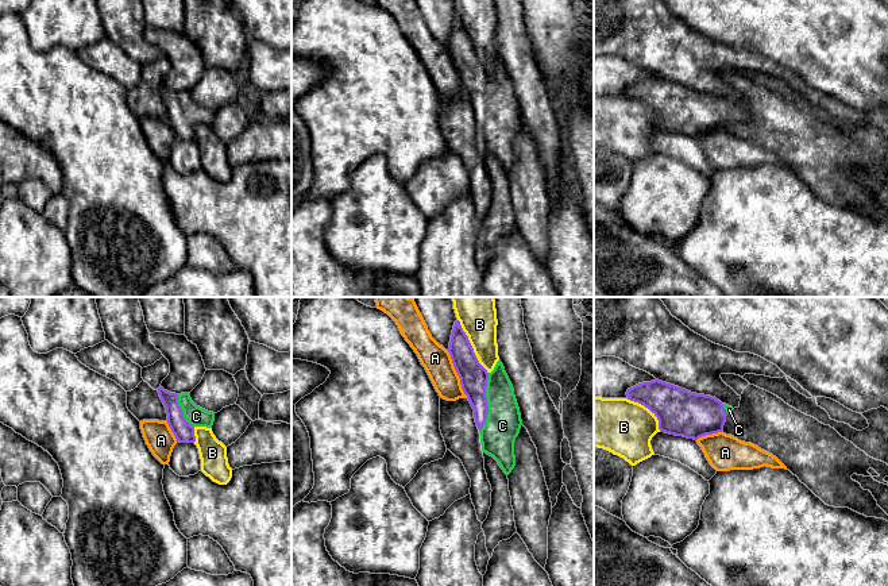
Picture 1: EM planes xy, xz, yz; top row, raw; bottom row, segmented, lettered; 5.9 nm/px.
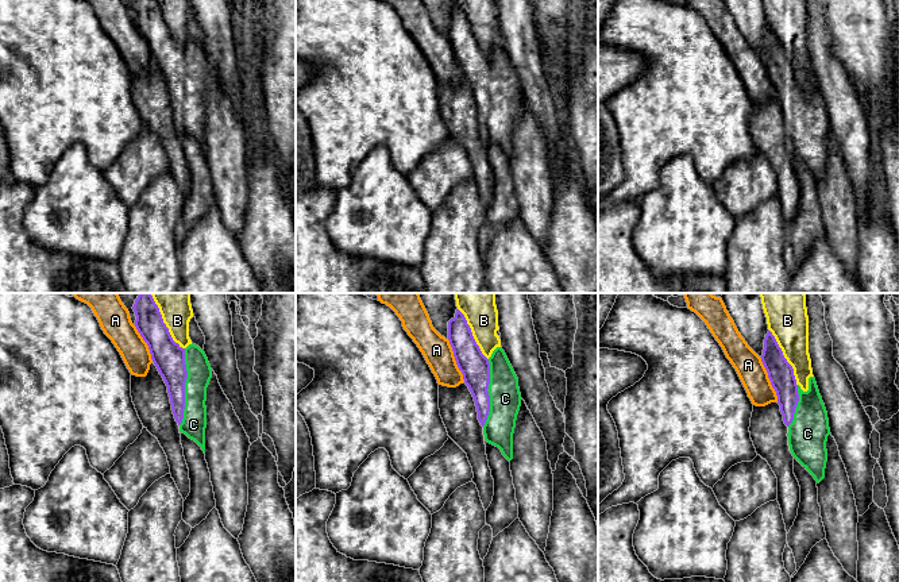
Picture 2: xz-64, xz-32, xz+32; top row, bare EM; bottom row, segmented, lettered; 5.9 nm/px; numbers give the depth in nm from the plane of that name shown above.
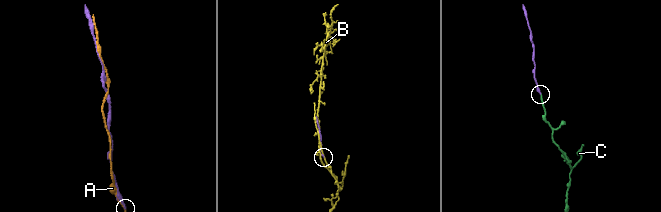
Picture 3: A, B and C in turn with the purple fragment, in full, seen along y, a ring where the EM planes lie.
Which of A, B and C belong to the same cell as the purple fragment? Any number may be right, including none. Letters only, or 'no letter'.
C

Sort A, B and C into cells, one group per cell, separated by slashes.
A / B / C

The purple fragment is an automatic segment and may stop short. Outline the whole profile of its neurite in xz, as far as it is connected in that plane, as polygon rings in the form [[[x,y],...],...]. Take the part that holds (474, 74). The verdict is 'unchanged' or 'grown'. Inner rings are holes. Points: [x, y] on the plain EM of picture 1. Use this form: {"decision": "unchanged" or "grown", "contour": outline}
{"decision": "grown", "contour": [[[459,18],[453,23],[448,50],[460,76],[462,86],[474,107],[474,116],[480,131],[482,149],[493,154],[503,170],[509,173],[516,163],[514,139],[520,131],[522,117],[514,86],[505,65],[498,58],[494,68],[489,70],[479,61]]]}

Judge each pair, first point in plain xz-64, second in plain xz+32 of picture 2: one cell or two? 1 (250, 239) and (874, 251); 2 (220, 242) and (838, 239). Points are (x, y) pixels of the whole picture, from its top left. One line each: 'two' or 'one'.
1: one
2: two

